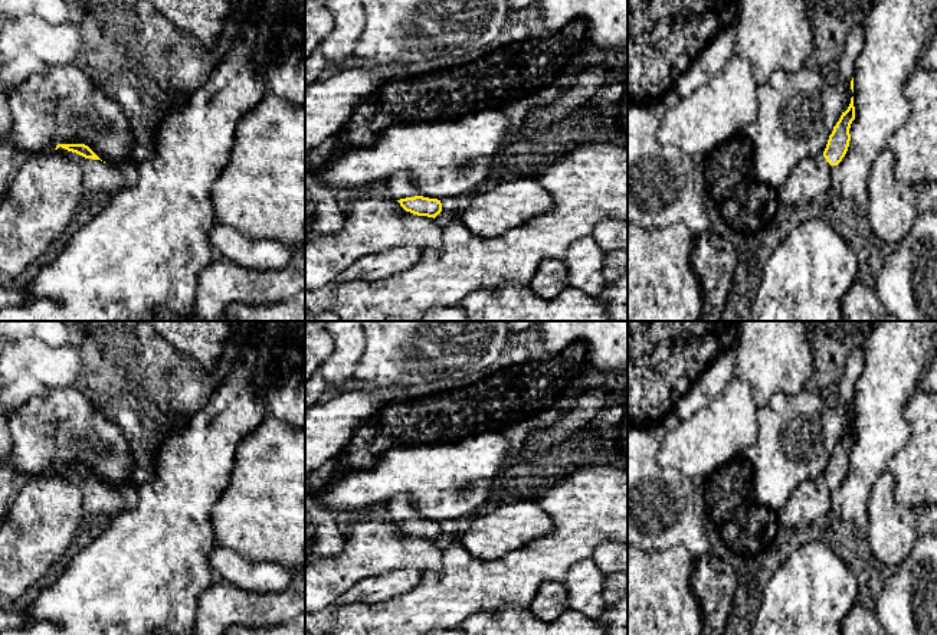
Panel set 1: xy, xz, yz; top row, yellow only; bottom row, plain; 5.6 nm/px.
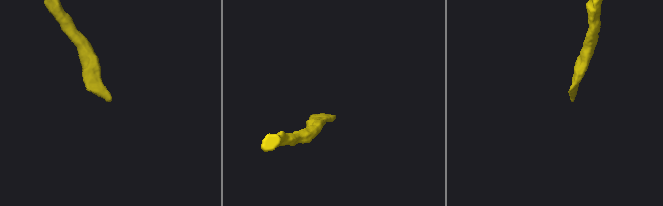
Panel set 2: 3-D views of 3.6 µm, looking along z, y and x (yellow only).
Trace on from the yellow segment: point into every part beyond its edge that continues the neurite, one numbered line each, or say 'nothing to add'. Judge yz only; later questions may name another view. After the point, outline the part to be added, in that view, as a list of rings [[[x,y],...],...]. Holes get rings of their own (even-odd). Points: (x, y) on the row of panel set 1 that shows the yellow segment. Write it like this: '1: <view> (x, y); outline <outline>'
1: yz (812, 176); outline [[[823,154],[803,160],[777,190],[779,203],[787,207],[793,216],[805,215],[818,194],[829,192],[830,168],[832,166]]]

